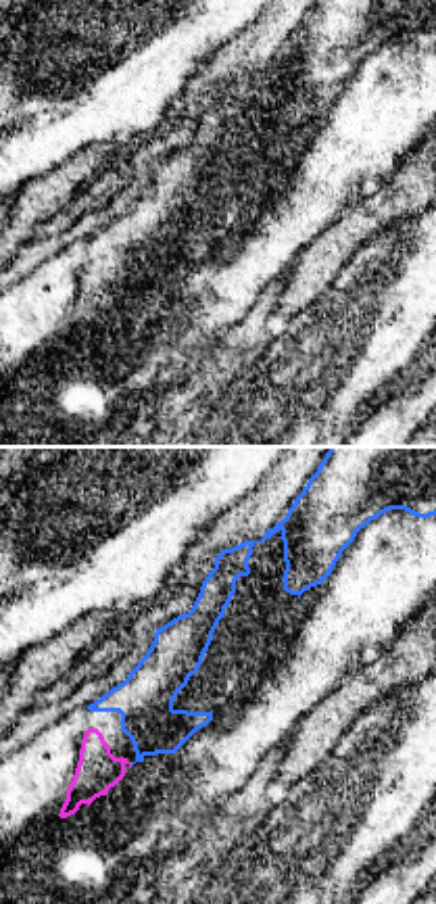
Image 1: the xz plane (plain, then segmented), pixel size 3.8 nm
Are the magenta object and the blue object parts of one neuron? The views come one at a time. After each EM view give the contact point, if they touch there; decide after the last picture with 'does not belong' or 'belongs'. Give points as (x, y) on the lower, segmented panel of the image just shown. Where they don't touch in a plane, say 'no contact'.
no contact

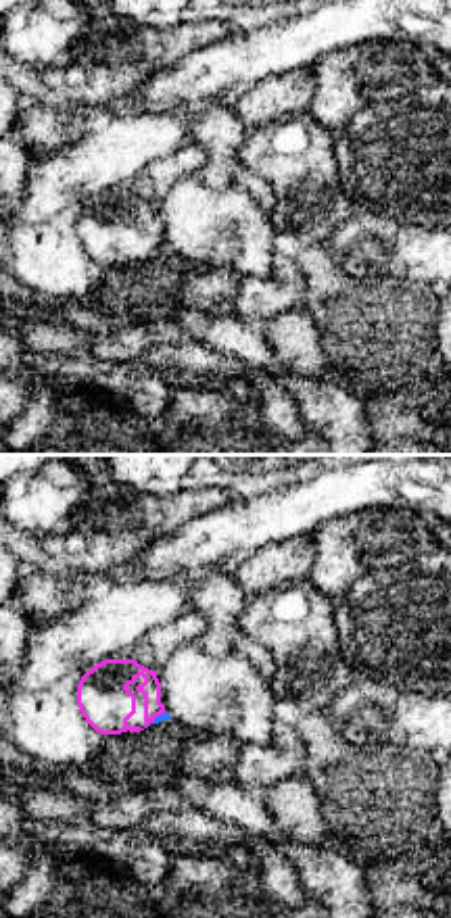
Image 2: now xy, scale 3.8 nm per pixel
(157, 714)

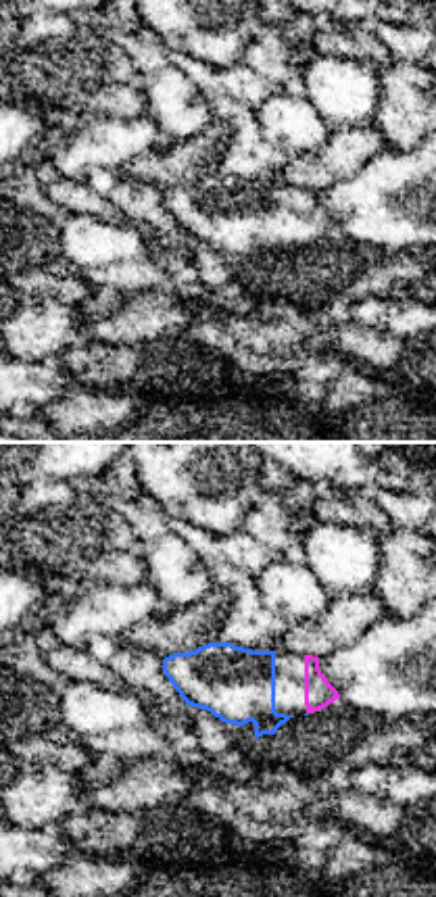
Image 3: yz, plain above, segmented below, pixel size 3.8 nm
no contact

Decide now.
belongs

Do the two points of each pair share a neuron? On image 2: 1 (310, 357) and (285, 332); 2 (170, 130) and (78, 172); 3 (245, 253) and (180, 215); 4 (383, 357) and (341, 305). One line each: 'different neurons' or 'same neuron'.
1: same neuron
2: same neuron
3: same neuron
4: same neuron

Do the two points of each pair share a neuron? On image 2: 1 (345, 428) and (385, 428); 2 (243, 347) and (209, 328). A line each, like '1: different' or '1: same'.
1: different
2: same

